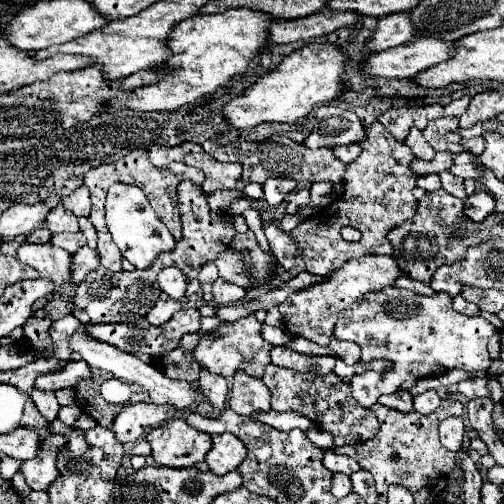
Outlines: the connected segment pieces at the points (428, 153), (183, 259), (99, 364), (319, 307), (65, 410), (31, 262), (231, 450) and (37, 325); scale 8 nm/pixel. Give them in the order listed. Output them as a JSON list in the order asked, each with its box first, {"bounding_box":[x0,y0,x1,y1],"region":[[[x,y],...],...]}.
[{"bounding_box":[405,129,435,161],"region":[[[411,129],[411,133],[409,133],[409,137],[407,137],[407,141],[405,141],[405,143],[409,145],[411,153],[413,153],[415,157],[419,157],[419,159],[431,161],[431,159],[433,159],[433,155],[435,155],[433,147],[425,141],[425,137],[423,137],[423,133],[421,133],[419,129]]]},{"bounding_box":[167,181,235,301],"region":[[[183,181],[179,185],[179,213],[181,213],[181,223],[183,223],[183,237],[181,241],[177,241],[177,247],[173,253],[167,253],[167,255],[173,255],[175,257],[175,267],[179,267],[185,277],[187,277],[187,293],[185,297],[189,301],[203,301],[203,295],[201,295],[201,285],[197,281],[197,273],[199,273],[199,267],[207,261],[215,261],[217,255],[221,251],[225,251],[235,235],[235,229],[233,229],[233,221],[231,221],[231,215],[225,211],[225,213],[217,213],[213,211],[209,205],[207,205],[207,195],[201,191],[201,187],[189,183],[189,181]]]},{"bounding_box":[69,327,199,411],"region":[[[83,327],[77,329],[77,333],[73,333],[69,345],[71,345],[71,351],[79,353],[81,359],[85,359],[91,367],[105,369],[105,371],[109,371],[111,375],[115,375],[117,379],[123,379],[123,381],[141,385],[141,387],[151,395],[151,401],[153,401],[153,403],[171,403],[175,409],[187,411],[187,409],[191,409],[193,403],[197,403],[197,399],[199,399],[199,393],[197,393],[197,388],[199,387],[198,381],[191,383],[187,383],[187,381],[171,381],[171,379],[165,377],[161,371],[157,371],[153,365],[143,363],[143,361],[137,359],[135,355],[125,353],[125,351],[121,351],[121,349],[113,349],[113,345],[105,345],[103,341],[93,341],[93,337],[89,337],[89,333],[87,333]]]},{"bounding_box":[279,255,403,345],"region":[[[365,255],[361,259],[347,261],[343,267],[339,267],[329,275],[329,281],[297,291],[289,295],[285,303],[279,305],[279,311],[283,315],[283,327],[291,335],[305,337],[317,345],[329,345],[329,339],[333,335],[333,325],[343,309],[347,309],[353,301],[359,301],[365,293],[391,287],[393,281],[401,275],[403,273],[399,271],[395,259],[389,255]]]},{"bounding_box":[59,405,81,425],"region":[[[67,405],[67,407],[61,407],[61,411],[59,411],[59,419],[63,421],[63,423],[67,423],[67,425],[73,425],[77,419],[79,419],[79,415],[81,415],[81,409],[77,407],[77,405]]]},{"bounding_box":[17,243,71,287],"region":[[[21,243],[17,249],[17,259],[41,273],[41,277],[53,279],[55,287],[63,287],[71,277],[71,255],[51,243],[33,245]]]},{"bounding_box":[207,433,247,475],"region":[[[223,433],[213,437],[213,445],[207,453],[207,465],[215,475],[225,475],[241,465],[245,459],[247,449],[241,439],[237,439],[233,433]]]},{"bounding_box":[23,309,53,355],"region":[[[45,309],[37,311],[37,317],[31,317],[25,327],[23,327],[23,333],[25,333],[25,339],[29,339],[31,347],[41,353],[41,355],[51,355],[53,353],[53,341],[49,337],[49,327],[51,327],[51,317],[49,313],[45,313]]]}]

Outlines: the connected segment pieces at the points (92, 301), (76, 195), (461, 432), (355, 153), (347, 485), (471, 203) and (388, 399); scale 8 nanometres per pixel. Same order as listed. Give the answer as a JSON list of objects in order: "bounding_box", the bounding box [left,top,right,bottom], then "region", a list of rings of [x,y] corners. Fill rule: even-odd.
[{"bounding_box":[73,257,169,325],"region":[[[157,257],[155,263],[145,271],[119,271],[111,273],[105,267],[97,267],[87,273],[87,277],[79,283],[77,293],[73,297],[73,315],[85,323],[85,325],[97,325],[97,323],[121,323],[121,321],[137,321],[143,319],[149,309],[157,303],[157,297],[161,295],[161,289],[157,285],[157,273],[159,269],[167,267],[169,263],[161,263],[163,257]]]},{"bounding_box":[61,185,91,217],"region":[[[81,185],[79,189],[75,189],[69,197],[63,197],[61,201],[67,209],[71,209],[77,217],[89,217],[91,211],[91,201],[89,201],[89,189],[85,185]]]},{"bounding_box":[439,417,465,453],"region":[[[449,417],[445,421],[441,421],[439,425],[439,437],[445,449],[459,453],[463,439],[465,439],[465,427],[463,427],[463,419],[461,417]]]},{"bounding_box":[333,143,361,163],"region":[[[353,143],[353,145],[343,145],[343,147],[333,147],[333,153],[337,155],[339,161],[343,161],[343,163],[351,163],[353,159],[359,157],[361,147],[359,147],[357,143]]]},{"bounding_box":[331,473,351,499],"region":[[[337,473],[333,475],[333,481],[331,481],[331,493],[337,497],[337,499],[343,499],[351,493],[351,479],[343,473]]]},{"bounding_box":[463,191,495,221],"region":[[[477,191],[471,197],[467,197],[463,213],[471,221],[483,221],[487,215],[493,213],[493,207],[495,207],[495,199],[485,191]]]},{"bounding_box":[379,391,413,413],"region":[[[395,391],[391,395],[381,395],[379,403],[387,405],[395,411],[401,411],[401,413],[411,413],[413,411],[413,397],[409,395],[409,391]]]}]

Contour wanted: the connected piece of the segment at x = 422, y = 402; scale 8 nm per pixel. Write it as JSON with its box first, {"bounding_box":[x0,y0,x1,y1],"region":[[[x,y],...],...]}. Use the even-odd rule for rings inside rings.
{"bounding_box":[415,391,441,415],"region":[[[425,391],[415,397],[415,411],[421,415],[433,413],[439,405],[441,405],[441,397],[437,395],[437,391]]]}

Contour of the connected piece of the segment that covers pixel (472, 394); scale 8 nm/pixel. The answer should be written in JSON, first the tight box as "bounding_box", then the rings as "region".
{"bounding_box":[459,377,489,399],"region":[[[473,377],[467,381],[461,381],[459,391],[467,397],[467,399],[475,399],[475,397],[489,397],[489,389],[487,389],[487,377]]]}

